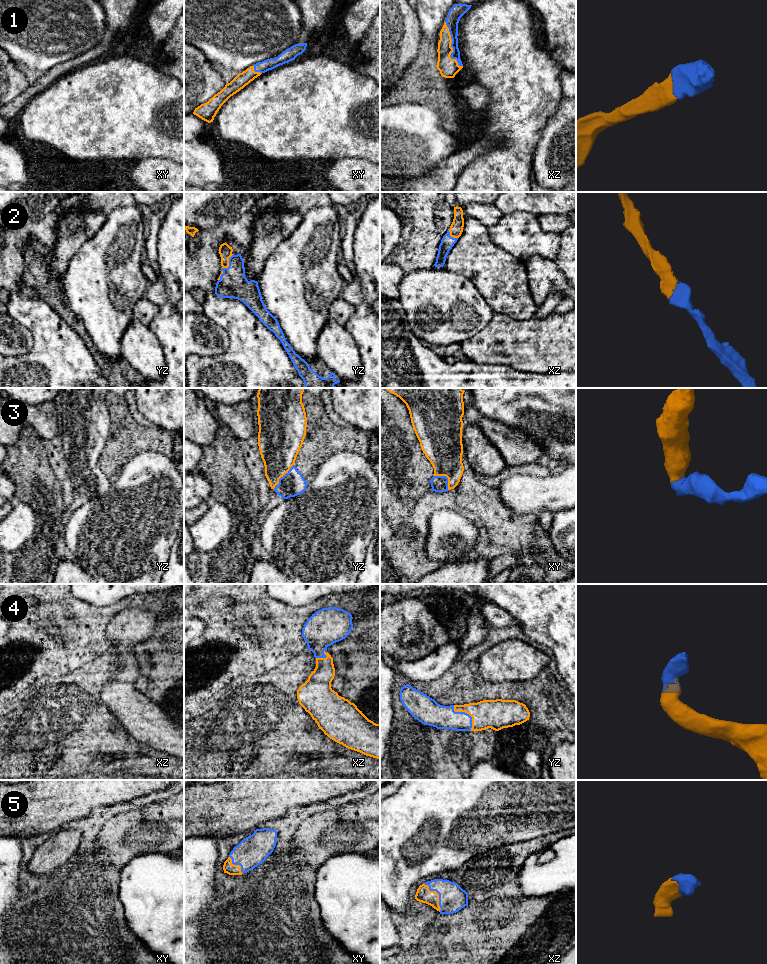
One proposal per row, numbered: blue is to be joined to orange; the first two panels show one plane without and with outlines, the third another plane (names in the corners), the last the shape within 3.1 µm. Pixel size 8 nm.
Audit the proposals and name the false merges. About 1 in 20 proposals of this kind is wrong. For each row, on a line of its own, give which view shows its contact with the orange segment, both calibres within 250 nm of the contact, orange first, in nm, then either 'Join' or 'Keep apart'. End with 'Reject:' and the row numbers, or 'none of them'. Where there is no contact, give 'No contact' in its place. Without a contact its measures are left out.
1: Touches orange in xz. Thickness 150 nm (orange) against 110 nm. Join
2: Touches orange in yz. Thickness 110 nm (orange) against 220 nm. Join
3: Touches orange in yz. Thickness 320 nm (orange) against 190 nm. Join
4: Touches orange in yz. Thickness 240 nm (orange) against 190 nm. Join
5: Touches orange in xz. Thickness 120 nm (orange) against 220 nm. Join
Reject: none of them

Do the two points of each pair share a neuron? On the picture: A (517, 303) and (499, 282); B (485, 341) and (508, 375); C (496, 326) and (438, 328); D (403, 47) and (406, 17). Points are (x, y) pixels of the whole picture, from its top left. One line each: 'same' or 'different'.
A: same
B: different
C: different
D: same

